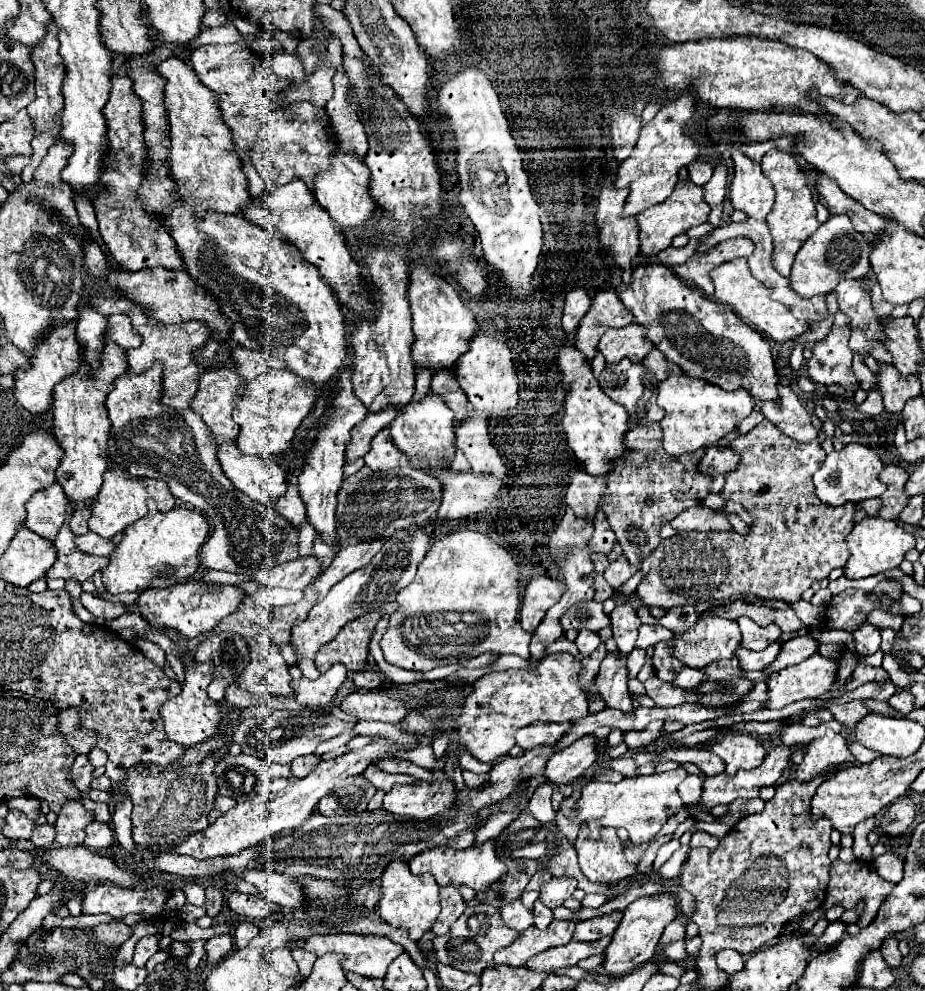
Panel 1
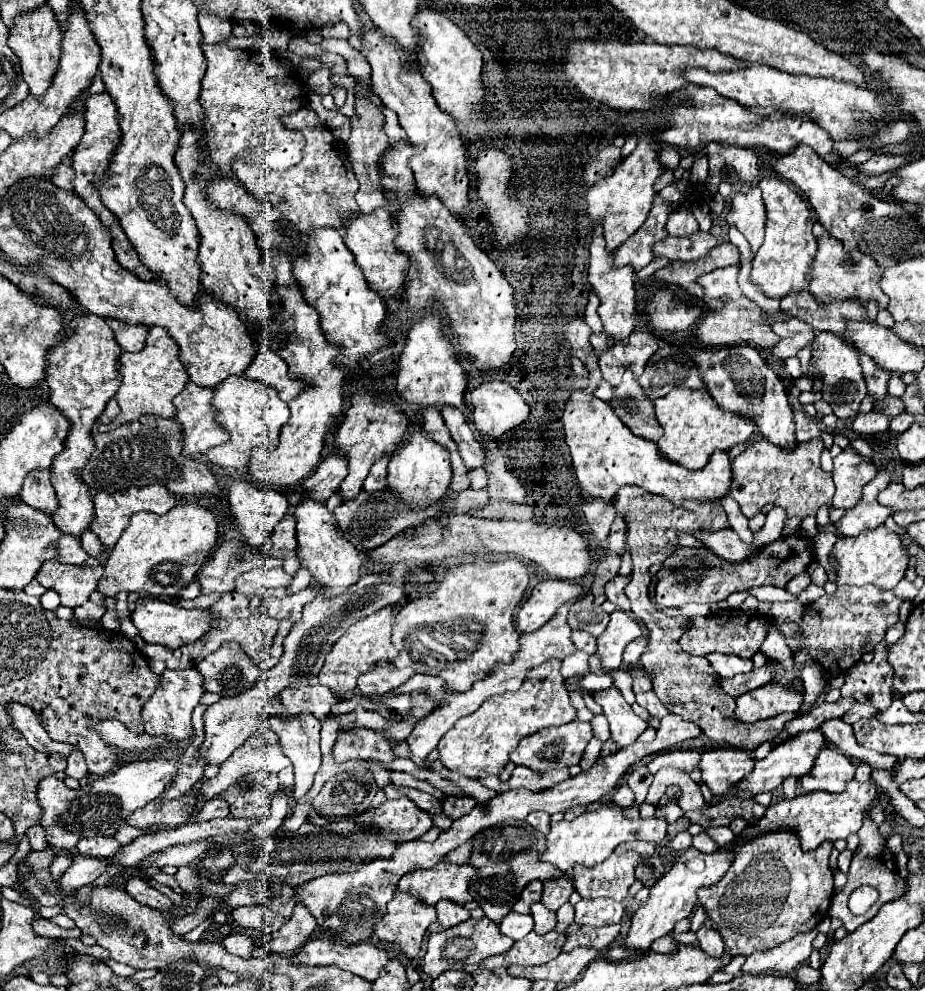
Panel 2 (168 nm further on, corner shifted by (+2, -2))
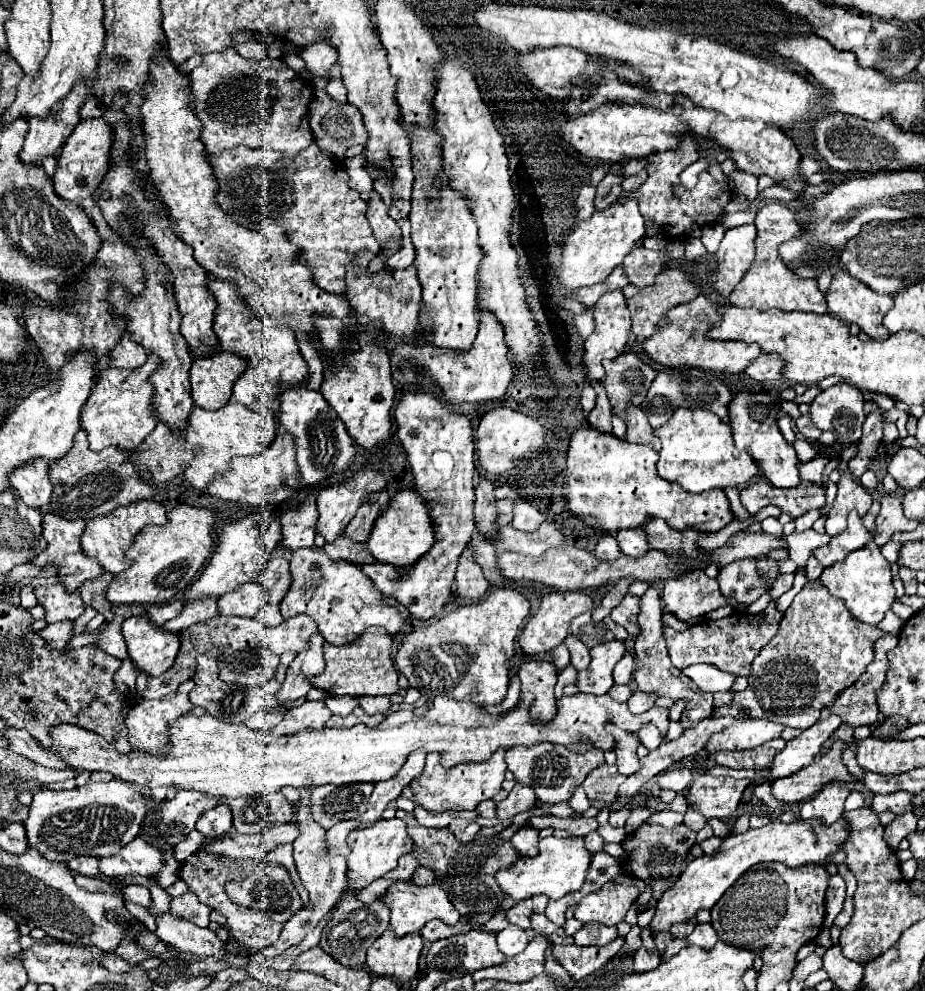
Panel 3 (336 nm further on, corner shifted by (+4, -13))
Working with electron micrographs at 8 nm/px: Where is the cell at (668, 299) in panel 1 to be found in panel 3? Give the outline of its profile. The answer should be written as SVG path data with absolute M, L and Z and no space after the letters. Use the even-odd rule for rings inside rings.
M733 391L731 403L727 405L727 413L729 413L729 425L733 429L733 437L735 437L735 447L737 451L747 451L755 463L759 465L759 469L763 471L763 475L767 477L769 483L773 483L775 487L795 487L799 485L799 459L797 453L793 449L793 445L789 445L777 425L777 415L779 415L779 407L773 401L773 397L769 393L753 393L753 391Z

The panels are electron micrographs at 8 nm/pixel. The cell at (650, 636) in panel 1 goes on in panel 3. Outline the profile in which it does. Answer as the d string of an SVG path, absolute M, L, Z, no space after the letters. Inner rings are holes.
M625 653L623 659L615 665L615 671L613 671L613 679L615 679L615 683L619 683L619 685L627 685L627 683L631 681L633 671L635 671L633 655L631 655L631 653Z

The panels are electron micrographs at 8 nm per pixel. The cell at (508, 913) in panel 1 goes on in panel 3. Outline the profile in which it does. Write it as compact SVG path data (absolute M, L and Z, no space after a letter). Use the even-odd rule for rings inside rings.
M509 925L507 929L497 933L497 945L499 949L507 955L507 957L515 957L519 955L527 943L533 939L533 933L527 929L519 929L515 925Z

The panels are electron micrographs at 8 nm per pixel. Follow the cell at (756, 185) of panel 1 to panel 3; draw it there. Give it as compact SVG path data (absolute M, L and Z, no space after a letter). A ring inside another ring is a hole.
M753 223L725 231L725 237L715 253L717 269L711 273L711 289L723 297L745 277L755 259L757 229Z

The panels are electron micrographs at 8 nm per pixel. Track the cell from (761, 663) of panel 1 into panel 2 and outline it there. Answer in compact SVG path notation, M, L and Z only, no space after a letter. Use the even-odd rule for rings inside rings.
M713 652L713 654L707 654L705 658L709 660L709 664L713 666L713 670L721 678L733 678L735 674L743 674L743 672L751 672L753 670L753 662L751 660L743 660L739 656Z

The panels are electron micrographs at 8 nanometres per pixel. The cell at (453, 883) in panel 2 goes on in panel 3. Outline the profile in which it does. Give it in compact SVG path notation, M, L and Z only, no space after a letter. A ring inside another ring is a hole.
M397 881L387 889L385 903L391 907L391 929L395 931L397 937L419 931L431 919L443 919L445 923L461 921L459 911L453 907L453 903L449 901L443 887L439 887L439 883L421 887L421 885L415 885L413 881Z

